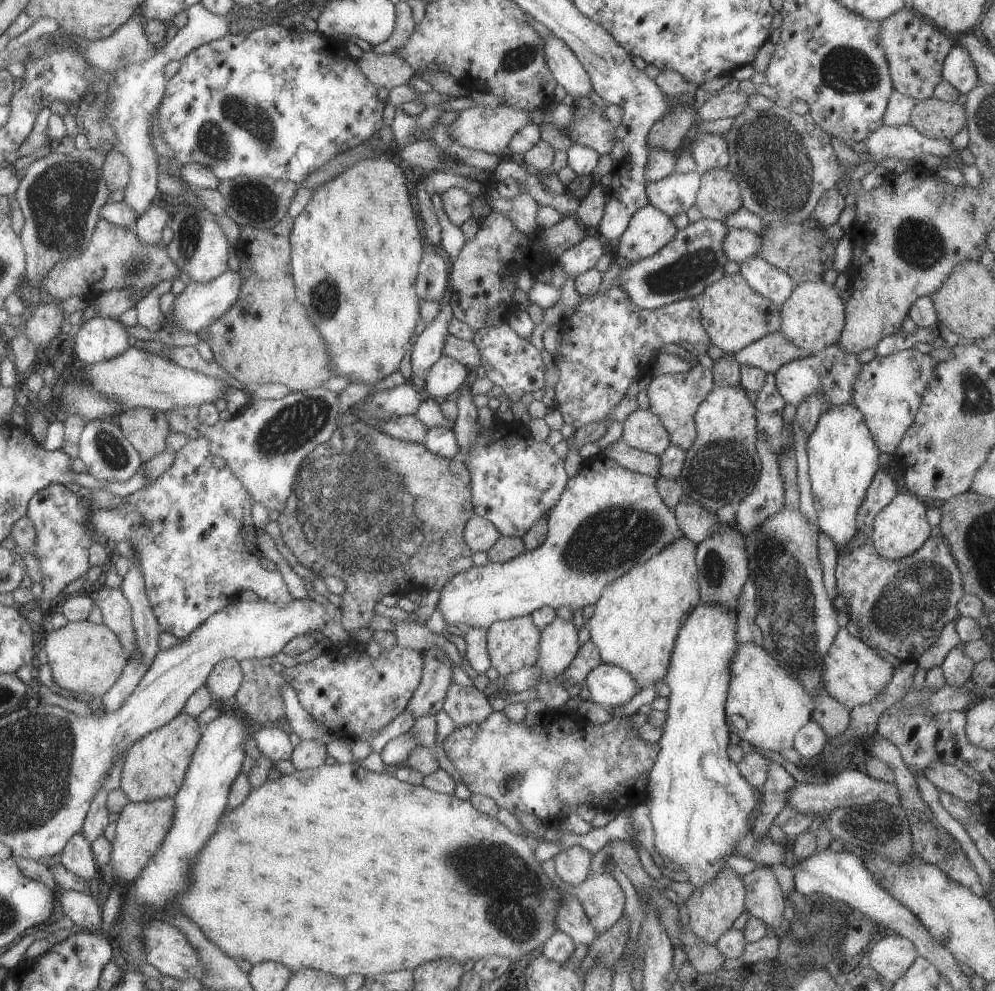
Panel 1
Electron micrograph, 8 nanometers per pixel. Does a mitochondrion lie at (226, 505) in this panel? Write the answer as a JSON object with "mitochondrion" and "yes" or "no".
{"mitochondrion":"yes"}

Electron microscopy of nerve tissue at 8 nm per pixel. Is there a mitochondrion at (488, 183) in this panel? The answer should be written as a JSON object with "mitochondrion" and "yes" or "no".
{"mitochondrion":"no"}

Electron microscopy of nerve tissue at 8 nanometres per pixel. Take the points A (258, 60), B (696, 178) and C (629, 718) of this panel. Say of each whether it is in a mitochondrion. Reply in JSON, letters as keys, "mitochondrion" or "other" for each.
{"A":"other","B":"other","C":"other"}

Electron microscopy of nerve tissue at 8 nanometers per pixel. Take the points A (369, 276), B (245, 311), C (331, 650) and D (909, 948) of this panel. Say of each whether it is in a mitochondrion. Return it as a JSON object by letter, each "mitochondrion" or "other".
{"A":"other","B":"other","C":"other","D":"other"}

